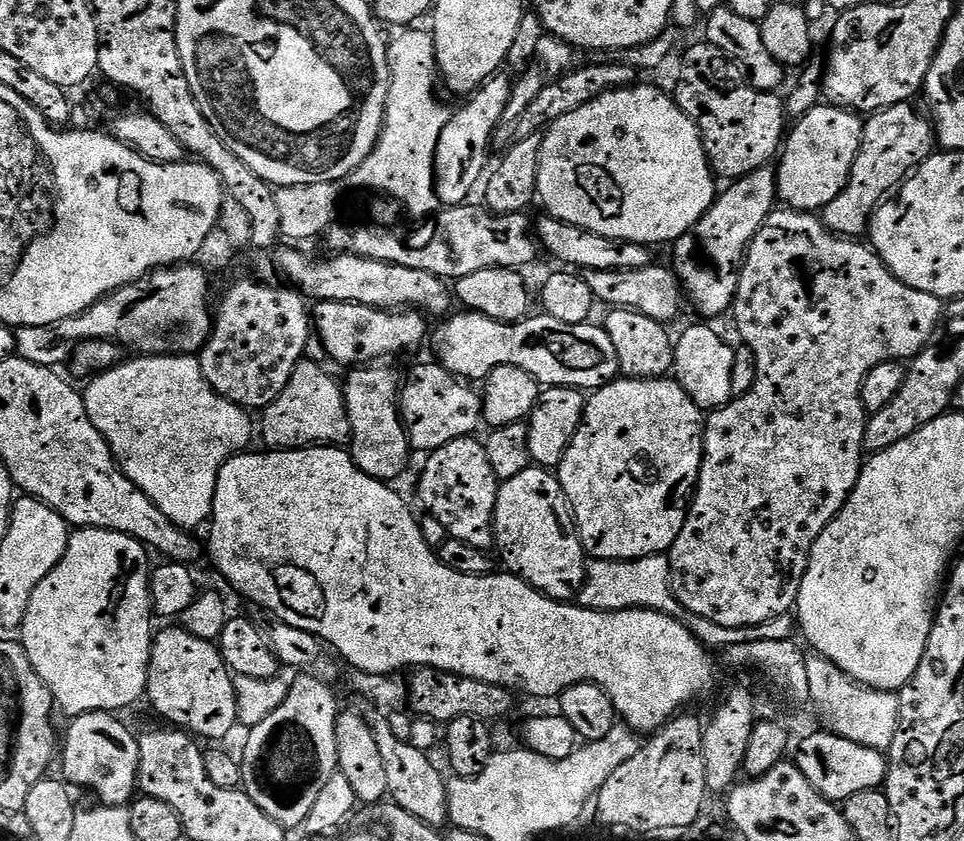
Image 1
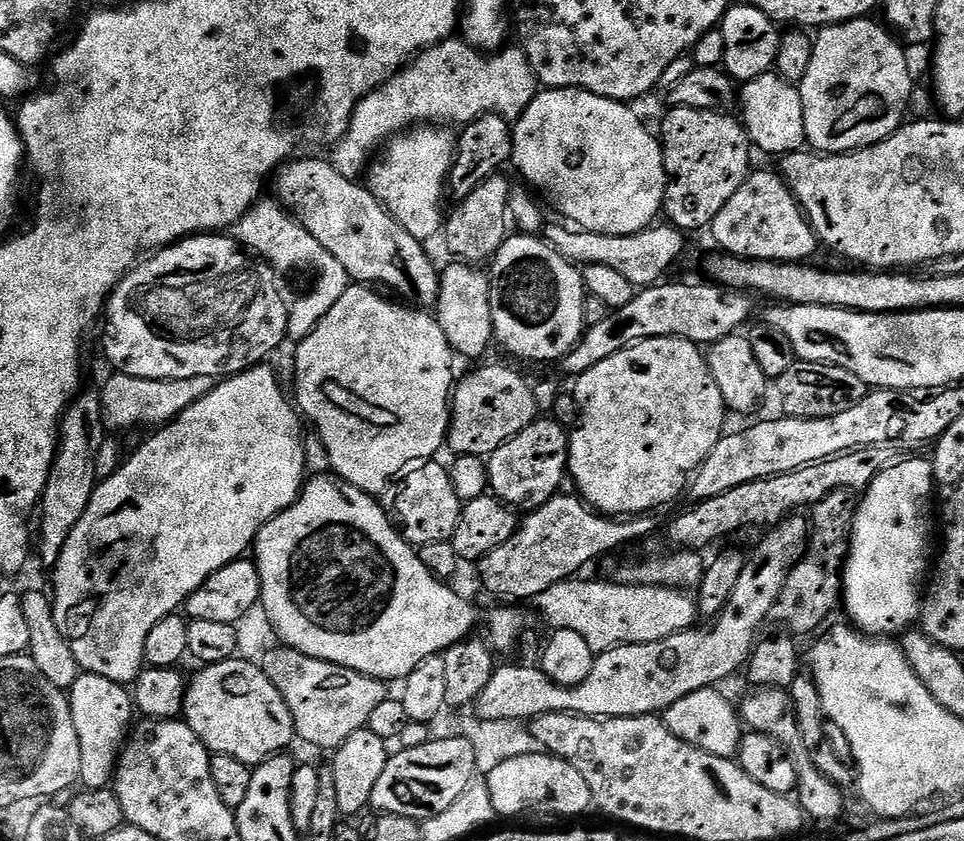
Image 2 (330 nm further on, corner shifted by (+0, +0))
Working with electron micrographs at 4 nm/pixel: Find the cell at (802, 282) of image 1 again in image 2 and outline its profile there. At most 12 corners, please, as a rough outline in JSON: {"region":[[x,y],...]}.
{"region":[[749,171],[713,218],[715,247],[811,261],[816,232],[783,175]]}

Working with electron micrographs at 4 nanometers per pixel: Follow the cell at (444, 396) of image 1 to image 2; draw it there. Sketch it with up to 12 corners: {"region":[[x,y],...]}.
{"region":[[488,364],[459,381],[446,444],[487,458],[538,416],[532,384]]}

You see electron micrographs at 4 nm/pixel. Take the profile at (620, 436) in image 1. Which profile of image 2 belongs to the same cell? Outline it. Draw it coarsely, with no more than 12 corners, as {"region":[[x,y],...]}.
{"region":[[650,338],[575,377],[568,471],[652,514],[725,435],[705,353]]}

